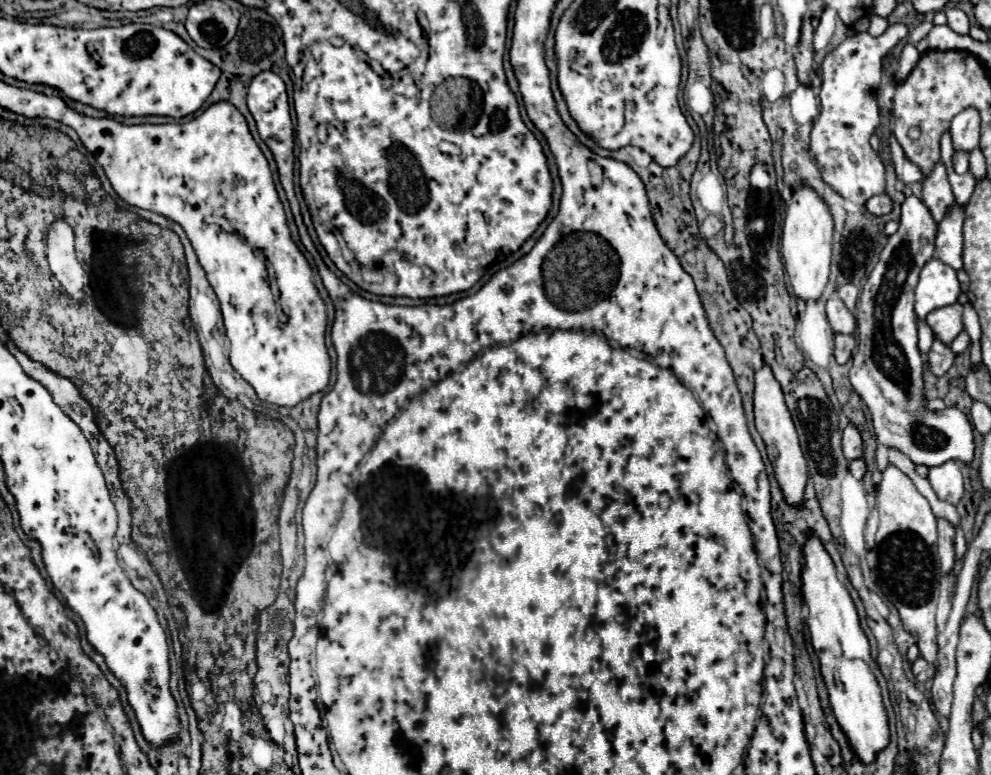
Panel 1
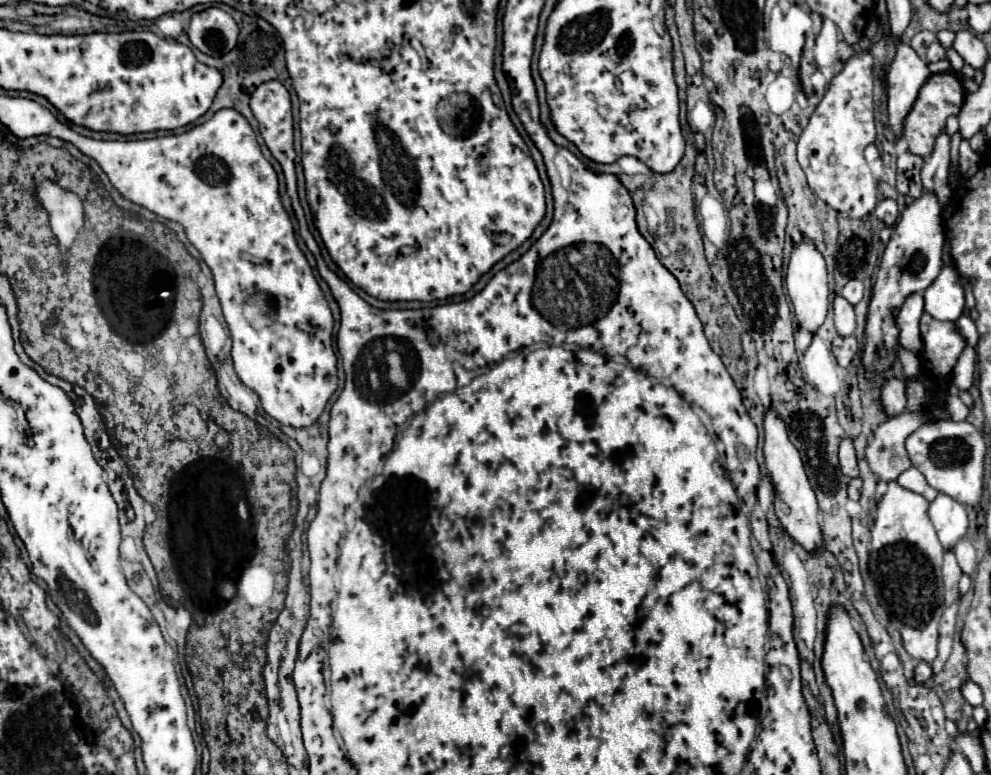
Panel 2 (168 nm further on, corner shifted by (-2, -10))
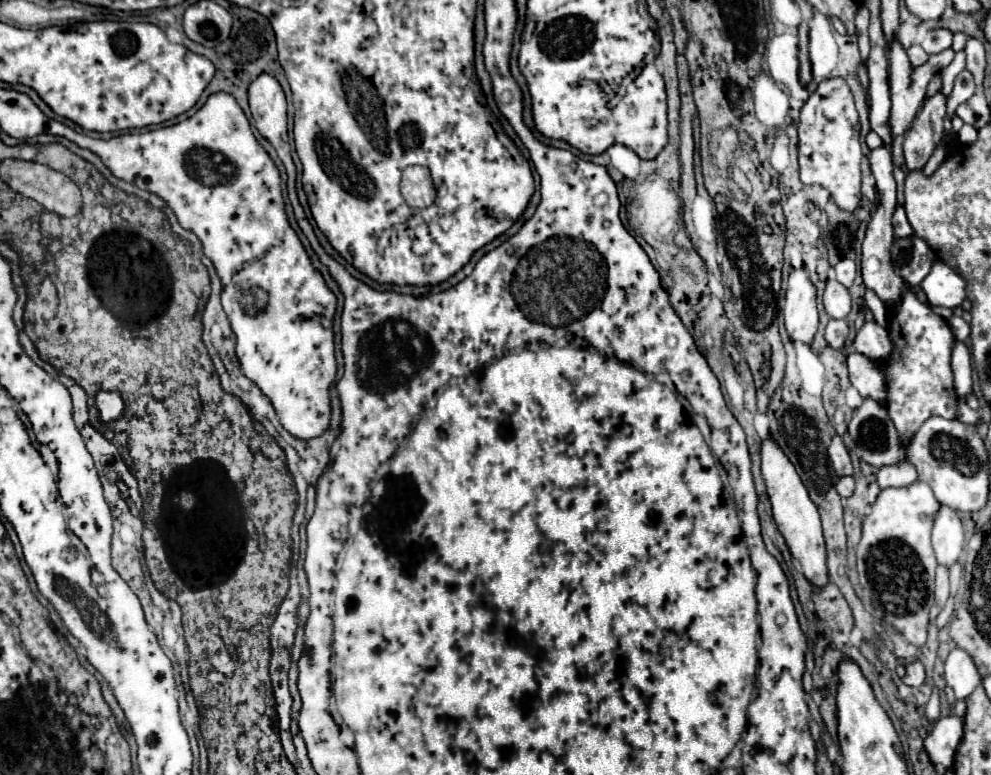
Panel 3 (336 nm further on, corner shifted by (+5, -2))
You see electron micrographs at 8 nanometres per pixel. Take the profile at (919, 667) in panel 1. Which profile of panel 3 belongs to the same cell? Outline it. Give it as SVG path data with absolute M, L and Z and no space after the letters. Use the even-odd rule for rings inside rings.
M919 661L907 665L907 675L903 677L903 683L909 687L919 687L923 681L925 681L925 667Z

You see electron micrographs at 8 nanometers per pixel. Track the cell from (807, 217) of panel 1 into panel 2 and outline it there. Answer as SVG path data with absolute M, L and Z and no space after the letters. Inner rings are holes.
M804 237L800 243L794 243L794 249L790 253L790 263L786 269L786 287L788 287L788 295L794 305L798 323L802 327L806 327L810 333L818 331L818 327L824 323L824 317L828 311L830 289L828 289L826 261L824 261L824 255L816 249L814 241Z

